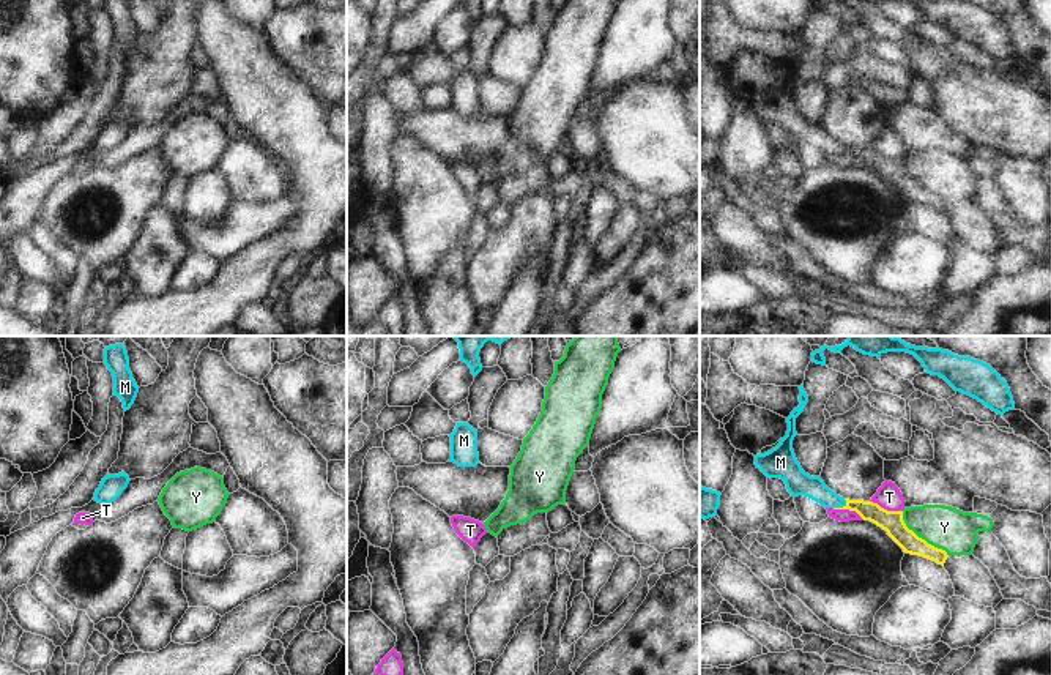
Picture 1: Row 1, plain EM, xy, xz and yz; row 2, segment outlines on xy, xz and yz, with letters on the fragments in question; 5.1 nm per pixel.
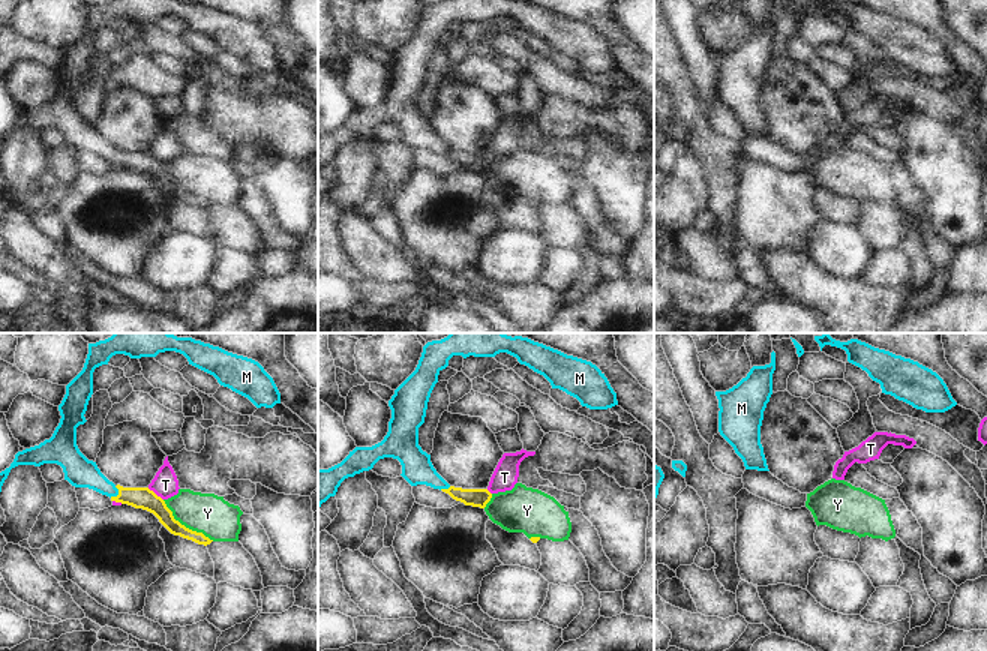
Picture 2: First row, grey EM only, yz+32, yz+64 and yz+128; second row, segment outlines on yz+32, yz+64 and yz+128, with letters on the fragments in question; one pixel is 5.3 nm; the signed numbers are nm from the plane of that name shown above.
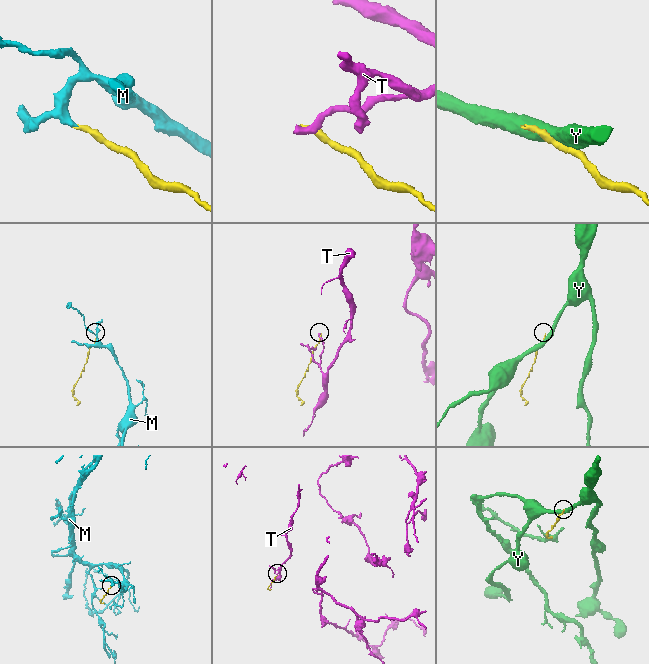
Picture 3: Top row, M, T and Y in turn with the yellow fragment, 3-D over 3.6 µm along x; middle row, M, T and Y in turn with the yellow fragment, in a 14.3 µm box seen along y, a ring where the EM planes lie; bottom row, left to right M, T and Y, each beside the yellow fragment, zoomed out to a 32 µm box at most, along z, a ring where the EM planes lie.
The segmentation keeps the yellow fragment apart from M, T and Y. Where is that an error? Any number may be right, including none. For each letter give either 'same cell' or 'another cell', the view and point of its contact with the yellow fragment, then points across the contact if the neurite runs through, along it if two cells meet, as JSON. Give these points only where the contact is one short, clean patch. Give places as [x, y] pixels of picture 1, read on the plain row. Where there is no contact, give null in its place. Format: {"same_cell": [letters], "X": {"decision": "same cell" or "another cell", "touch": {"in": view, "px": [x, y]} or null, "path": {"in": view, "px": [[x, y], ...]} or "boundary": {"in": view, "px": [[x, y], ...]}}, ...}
{"same_cell": ["M"], "M": {"decision": "same cell", "touch": {"in": "yz", "px": [840, 155]}, "path": {"in": "yz", "px": [[887, 167], [857, 152], [840, 155], [812, 133], [799, 130]]}}, "T": {"decision": "another cell", "touch": {"in": "yz", "px": [886, 156]}, "boundary": {"in": "yz", "px": [[870, 147], [887, 156], [902, 158]]}}, "Y": {"decision": "another cell", "touch": {"in": "yz", "px": [921, 185]}}}

